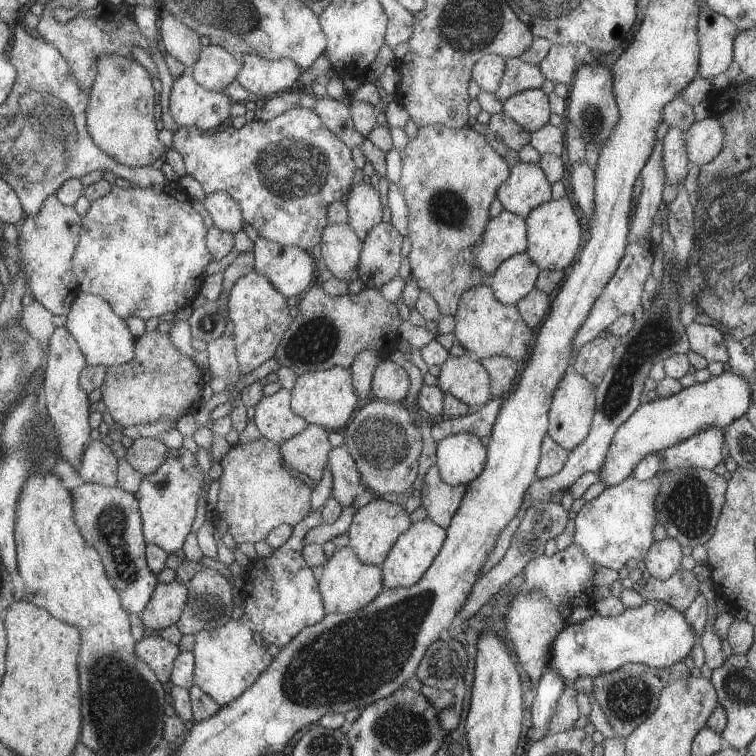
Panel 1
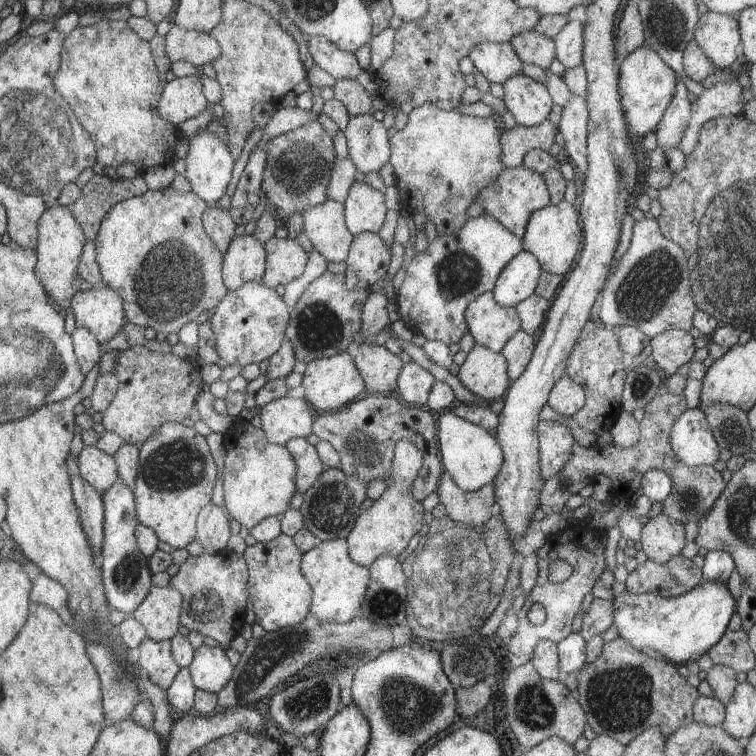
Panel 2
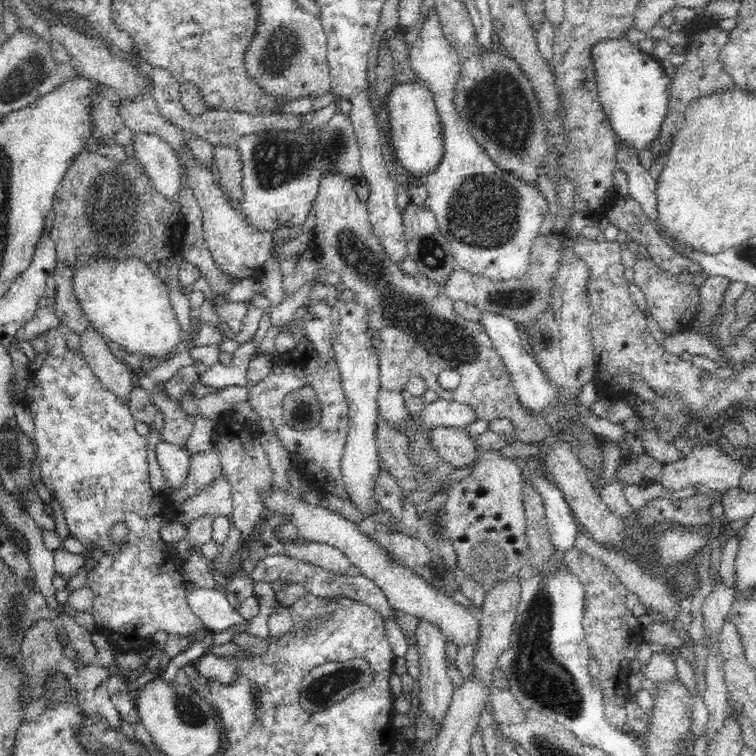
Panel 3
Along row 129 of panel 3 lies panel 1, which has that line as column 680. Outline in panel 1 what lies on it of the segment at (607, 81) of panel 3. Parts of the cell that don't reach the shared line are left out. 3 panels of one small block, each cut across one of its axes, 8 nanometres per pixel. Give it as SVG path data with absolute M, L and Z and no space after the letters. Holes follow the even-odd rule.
M648 600L640 608L627 608L620 616L596 613L590 619L569 624L555 639L548 668L567 685L573 685L578 679L610 674L628 663L664 669L684 661L698 639L690 621L679 609L665 602Z

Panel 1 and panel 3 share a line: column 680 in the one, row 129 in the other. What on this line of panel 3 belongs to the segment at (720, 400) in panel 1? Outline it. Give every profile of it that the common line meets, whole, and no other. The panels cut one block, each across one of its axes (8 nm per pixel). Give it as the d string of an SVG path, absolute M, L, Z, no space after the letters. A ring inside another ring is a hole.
M397 83L386 96L386 107L390 117L392 149L399 167L414 176L426 176L434 172L444 156L444 133L432 92L419 83Z

